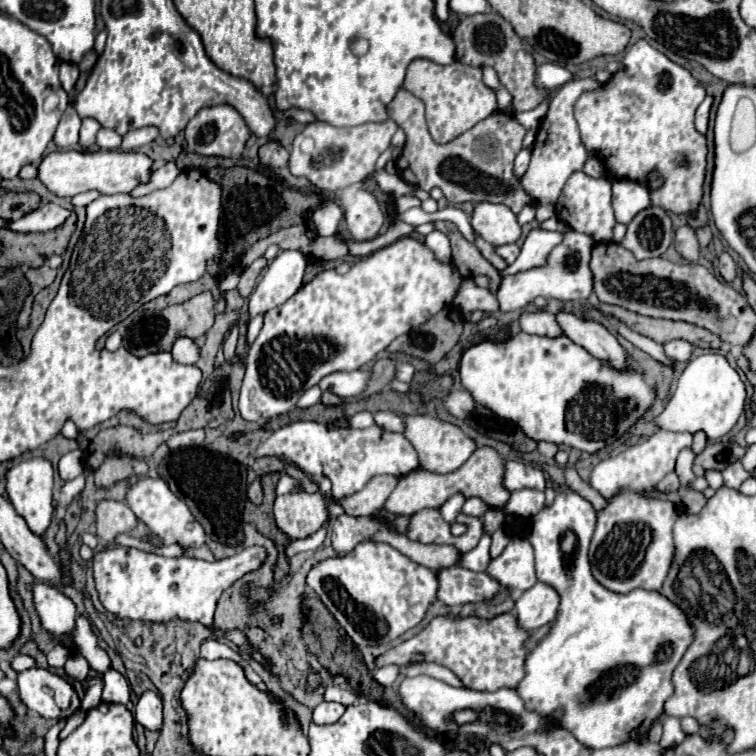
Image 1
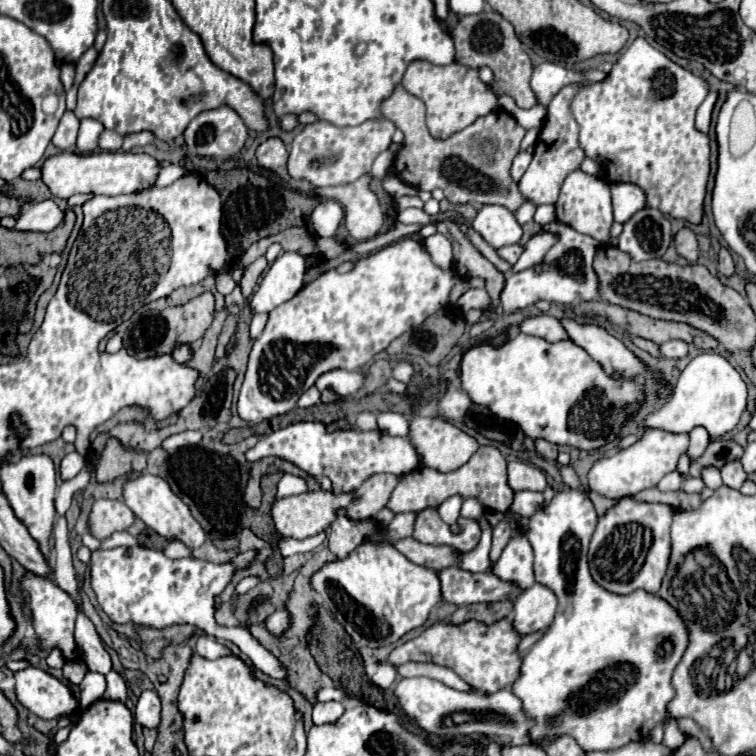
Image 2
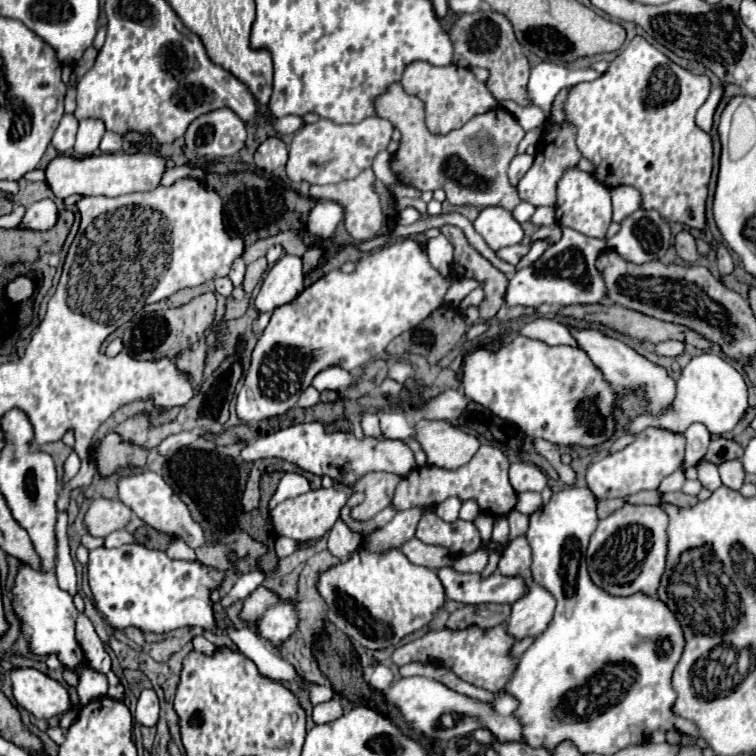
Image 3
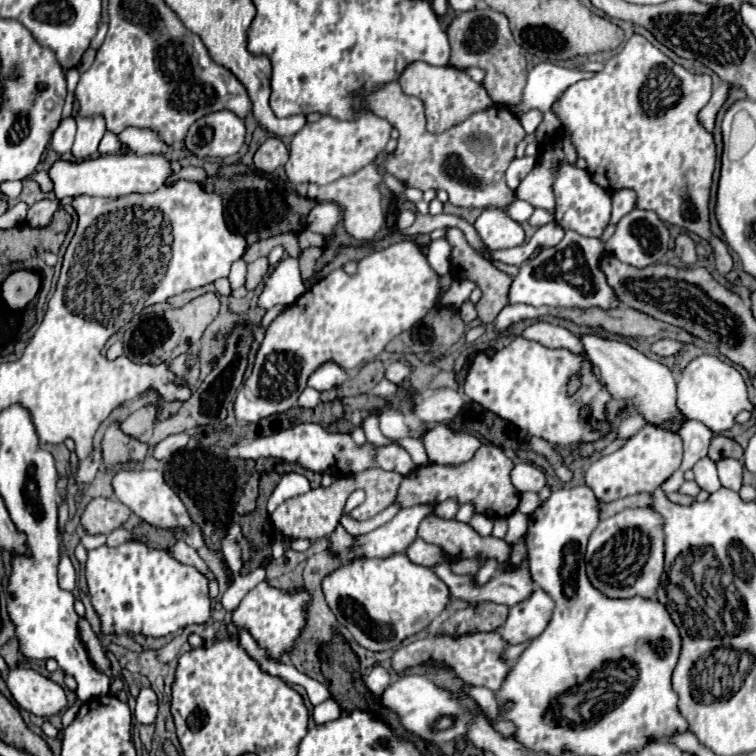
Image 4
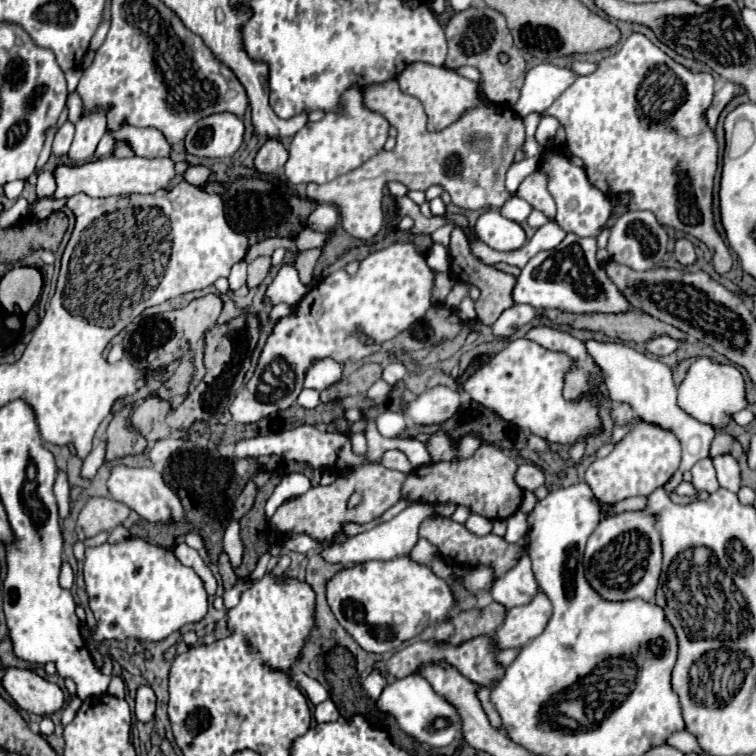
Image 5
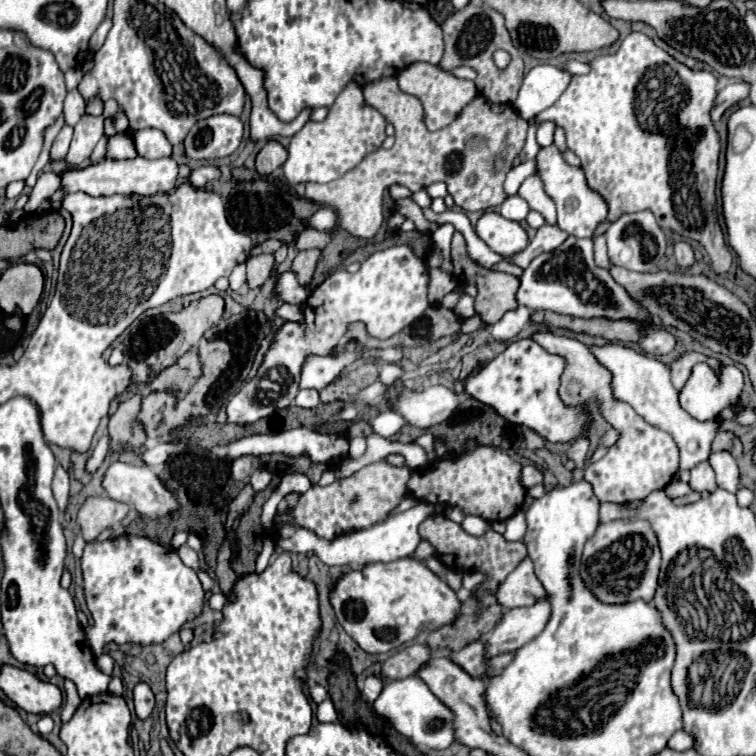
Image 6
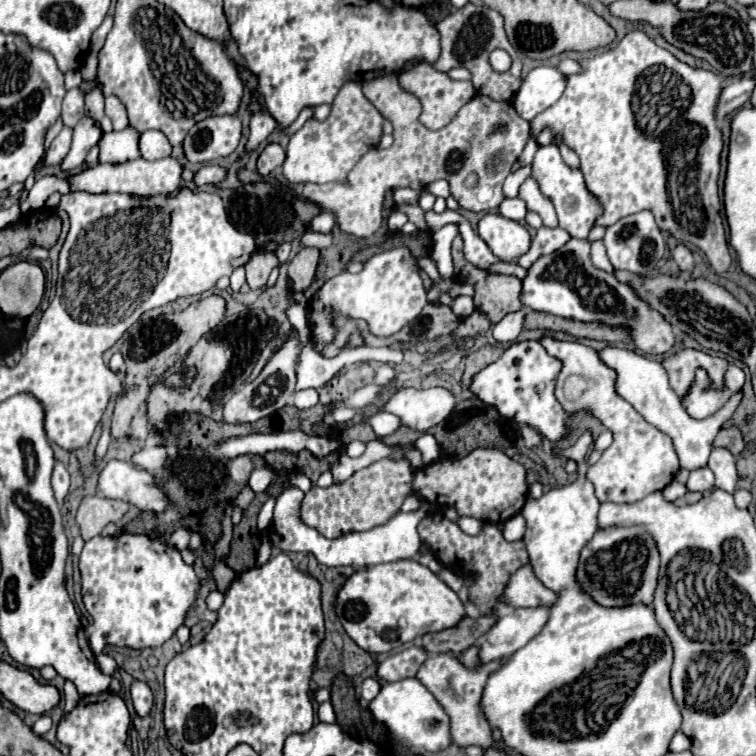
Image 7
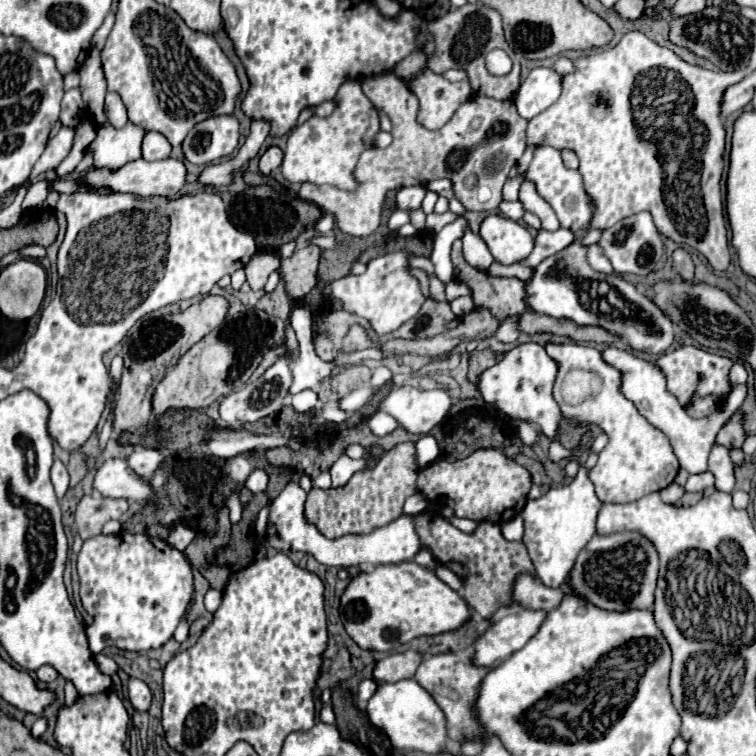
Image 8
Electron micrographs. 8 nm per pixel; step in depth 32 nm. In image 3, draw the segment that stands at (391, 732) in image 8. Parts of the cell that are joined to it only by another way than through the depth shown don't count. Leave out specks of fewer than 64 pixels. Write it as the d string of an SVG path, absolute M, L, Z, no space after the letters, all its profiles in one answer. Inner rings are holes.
M412 676L412 678L400 678L394 686L390 686L390 690L386 692L386 700L398 706L404 720L414 730L424 732L428 738L450 740L454 736L472 734L472 728L476 728L476 724L484 724L484 728L488 728L496 736L496 740L524 742L524 736L520 736L520 720L516 720L516 700L512 700L512 696L504 696L504 692L498 692L494 702L480 702L478 698L450 690L442 682L436 682L432 678ZM444 714L460 714L462 720L456 722L452 728L442 728L440 718Z

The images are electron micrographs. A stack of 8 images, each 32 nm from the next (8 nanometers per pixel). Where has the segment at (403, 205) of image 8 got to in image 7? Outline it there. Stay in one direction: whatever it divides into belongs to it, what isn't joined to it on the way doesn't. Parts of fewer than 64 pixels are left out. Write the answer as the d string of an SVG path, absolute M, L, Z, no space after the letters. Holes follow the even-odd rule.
M394 188L392 192L394 192L396 204L400 204L400 202L412 202L412 204L416 204L418 202L418 192L416 190L410 190L410 188Z

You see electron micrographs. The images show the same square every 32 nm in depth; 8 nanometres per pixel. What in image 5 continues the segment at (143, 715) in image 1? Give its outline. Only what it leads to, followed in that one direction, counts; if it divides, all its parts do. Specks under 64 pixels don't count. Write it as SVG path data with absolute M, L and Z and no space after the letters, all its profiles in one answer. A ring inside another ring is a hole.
M140 686L136 692L136 718L140 722L150 722L154 720L154 712L156 712L156 694L152 692L150 686Z

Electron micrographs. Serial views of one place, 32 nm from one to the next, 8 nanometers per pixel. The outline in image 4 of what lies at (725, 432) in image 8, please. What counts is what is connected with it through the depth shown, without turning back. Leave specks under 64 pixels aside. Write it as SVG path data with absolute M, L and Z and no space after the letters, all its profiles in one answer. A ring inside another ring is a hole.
M716 434L712 438L712 444L710 444L710 450L708 450L708 458L718 462L722 458L742 458L744 450L738 442L722 436L722 434Z

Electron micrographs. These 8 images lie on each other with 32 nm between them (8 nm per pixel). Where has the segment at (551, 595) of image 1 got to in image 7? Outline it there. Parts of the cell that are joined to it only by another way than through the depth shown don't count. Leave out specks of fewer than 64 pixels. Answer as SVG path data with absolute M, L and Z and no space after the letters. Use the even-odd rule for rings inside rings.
M499 602L498 622L486 632L486 638L478 642L480 662L488 664L490 660L512 656L512 652L528 644L532 636L540 634L540 628L544 628L548 622L548 612L548 606L512 608Z

